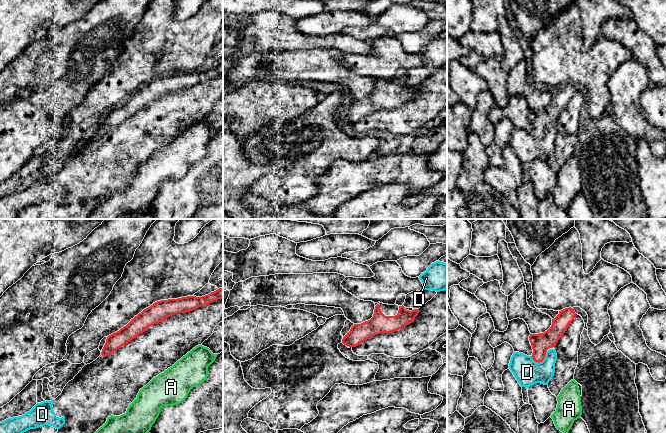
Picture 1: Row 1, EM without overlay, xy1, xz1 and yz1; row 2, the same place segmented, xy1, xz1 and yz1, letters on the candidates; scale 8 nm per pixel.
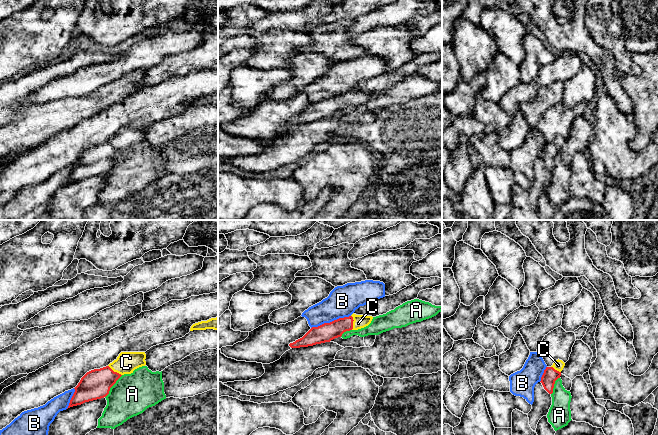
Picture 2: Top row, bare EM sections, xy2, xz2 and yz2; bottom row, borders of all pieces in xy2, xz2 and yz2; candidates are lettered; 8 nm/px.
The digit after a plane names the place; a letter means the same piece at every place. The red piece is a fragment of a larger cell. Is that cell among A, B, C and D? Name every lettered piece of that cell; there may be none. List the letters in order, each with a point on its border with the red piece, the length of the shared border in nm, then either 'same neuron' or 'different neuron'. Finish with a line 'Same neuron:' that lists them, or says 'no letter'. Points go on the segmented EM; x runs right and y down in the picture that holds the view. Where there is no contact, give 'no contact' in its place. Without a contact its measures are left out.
A: xy2 (112, 385) | 240 nm | different neuron
B: xz2 (330, 322) | 340 nm | different neuron
C: xz2 (352, 322) | 120 nm | same neuron
D: yz1 (540, 361) | 150 nm | different neuron
Same neuron: C

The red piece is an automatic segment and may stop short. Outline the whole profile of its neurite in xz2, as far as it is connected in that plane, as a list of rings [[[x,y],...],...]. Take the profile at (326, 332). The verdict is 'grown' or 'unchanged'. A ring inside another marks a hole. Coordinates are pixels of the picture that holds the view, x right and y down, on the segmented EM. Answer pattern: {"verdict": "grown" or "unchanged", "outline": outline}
{"verdict": "grown", "outline": [[[352,314],[349,317],[339,318],[330,323],[324,323],[318,327],[312,327],[302,338],[290,343],[291,348],[308,347],[316,344],[330,342],[341,337],[350,330],[358,330],[368,326],[373,317]]]}

